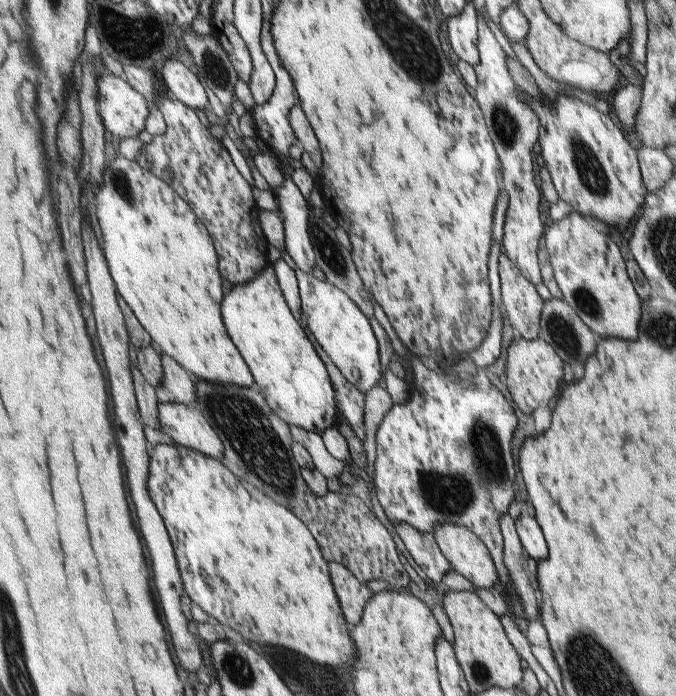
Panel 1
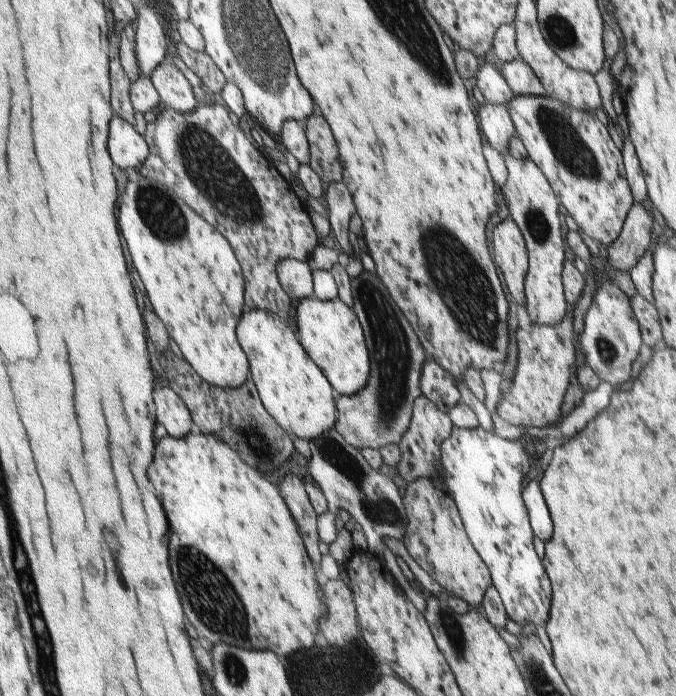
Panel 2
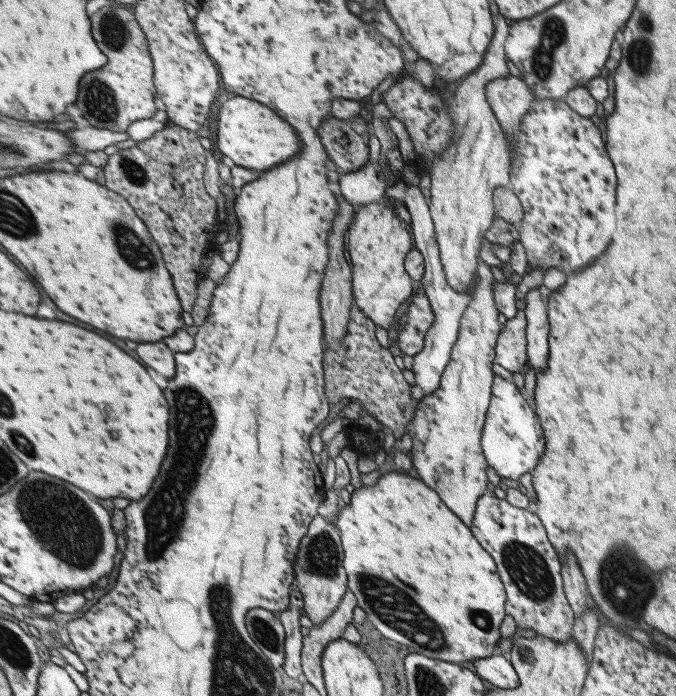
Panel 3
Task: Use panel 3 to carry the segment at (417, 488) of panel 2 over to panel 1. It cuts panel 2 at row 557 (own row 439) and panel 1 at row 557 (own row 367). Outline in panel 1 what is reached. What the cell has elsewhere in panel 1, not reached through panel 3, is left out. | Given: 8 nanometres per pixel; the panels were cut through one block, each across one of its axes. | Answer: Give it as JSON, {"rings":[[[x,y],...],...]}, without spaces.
{"rings":[[[442,523],[431,533],[451,569],[469,581],[476,589],[489,589],[498,583],[491,556],[483,542],[469,529]]]}

